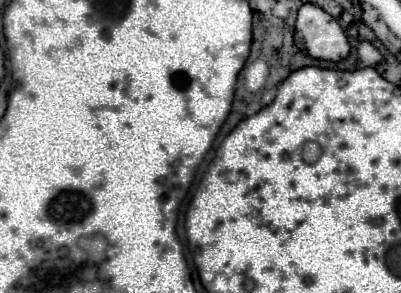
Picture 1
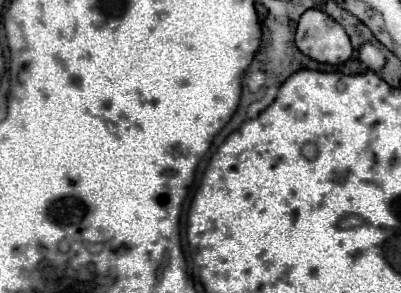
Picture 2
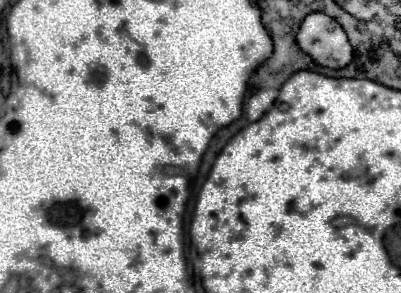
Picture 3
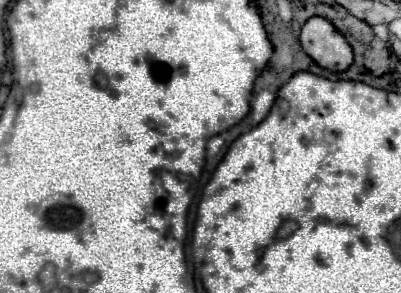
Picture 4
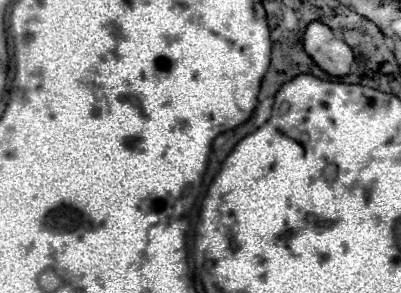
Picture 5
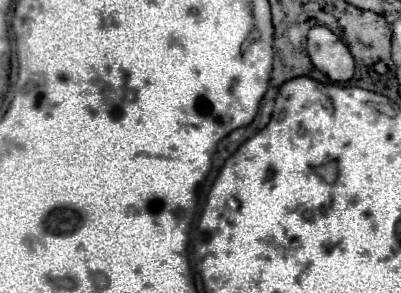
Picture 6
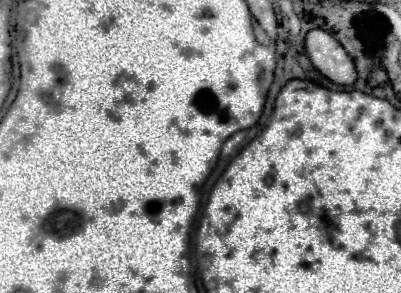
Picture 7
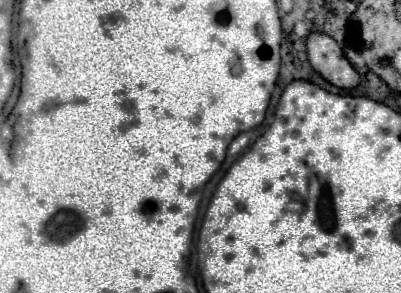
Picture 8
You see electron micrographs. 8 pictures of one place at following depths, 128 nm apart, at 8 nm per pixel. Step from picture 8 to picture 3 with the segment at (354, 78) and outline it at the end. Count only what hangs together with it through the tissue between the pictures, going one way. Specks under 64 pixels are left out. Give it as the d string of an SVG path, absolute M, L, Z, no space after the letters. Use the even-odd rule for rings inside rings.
M312 12L304 18L296 42L302 52L326 68L344 68L352 60L352 46L344 28L324 12Z

